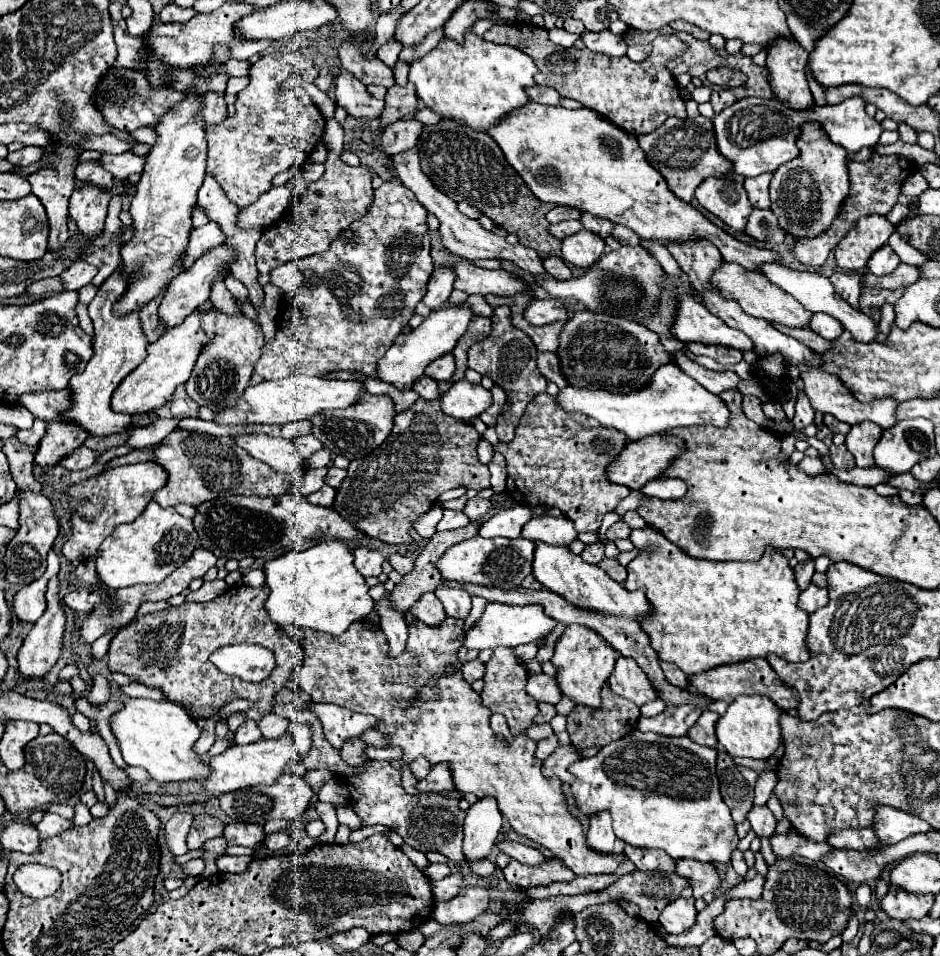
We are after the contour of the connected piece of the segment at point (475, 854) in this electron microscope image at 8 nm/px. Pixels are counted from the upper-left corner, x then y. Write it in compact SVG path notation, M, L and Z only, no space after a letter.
M482 798L466 810L464 854L466 860L480 860L490 854L502 828L502 814L492 798Z

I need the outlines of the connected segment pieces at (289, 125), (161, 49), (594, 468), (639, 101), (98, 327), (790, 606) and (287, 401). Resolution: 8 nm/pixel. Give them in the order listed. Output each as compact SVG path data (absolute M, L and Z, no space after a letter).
M274 52L262 56L258 62L250 66L250 84L236 96L236 114L226 118L218 126L210 126L206 130L208 140L208 168L206 172L216 178L216 182L222 186L226 196L240 208L256 202L256 198L272 188L272 178L278 172L284 172L288 168L302 166L308 156L312 154L314 146L322 140L324 134L324 116L312 102L312 98L304 92L304 88L294 88L284 94L278 92L278 86L288 80L292 74L300 74L306 68L312 68L314 60L298 54L298 52Z
M224 4L212 14L196 14L188 24L152 24L152 30L146 32L150 50L154 54L160 54L162 60L170 66L180 68L192 68L196 64L212 64L214 62L214 50L220 42L228 42L230 58L234 60L248 60L254 54L262 54L266 48L272 46L272 40L264 42L248 42L246 38L236 38L236 30L232 30L232 22L236 18L244 18L244 14L252 14L252 10L258 10L258 6L252 4Z
M540 394L532 400L520 418L516 438L508 444L498 442L496 450L502 452L508 466L506 494L518 504L526 506L552 506L568 516L578 532L596 532L606 512L614 510L622 498L630 494L626 486L608 482L606 468L622 448L626 436L614 428L604 428L596 420L566 414L556 408L550 394Z
M514 22L506 26L496 24L490 28L490 32L484 34L484 40L520 48L534 60L538 68L538 74L534 76L536 84L552 86L562 94L562 98L582 102L586 108L596 110L632 136L650 134L670 116L686 118L684 100L680 96L678 84L666 66L672 58L680 58L680 54L688 50L684 42L680 42L676 36L658 36L654 40L654 52L644 62L632 62L628 56L612 58L606 54L594 54L590 50L576 50L574 46L562 48L550 42L546 28L524 22Z
M118 268L100 288L96 298L88 304L88 314L94 324L94 356L86 364L84 372L74 374L70 380L72 390L72 408L62 412L62 418L72 420L86 428L92 436L108 436L116 434L124 428L128 428L130 416L120 416L110 406L110 396L116 390L116 386L126 378L128 372L132 372L144 358L146 358L146 346L148 338L140 324L140 310L128 312L128 316L118 316L114 312L116 300L122 298L128 290L128 276L124 274L124 268Z
M652 526L632 530L630 540L634 546L642 546L642 552L626 566L626 588L646 590L646 598L652 604L652 616L642 622L642 628L648 632L652 648L662 662L676 664L692 676L722 664L766 658L770 654L776 654L786 662L806 662L812 656L806 644L810 614L798 608L800 590L794 580L794 570L780 550L768 548L756 562L710 562L686 556Z
M294 374L284 380L264 380L260 384L248 386L244 398L230 410L218 412L218 424L288 424L296 420L310 420L314 414L324 410L354 406L364 392L364 382L360 380L332 380L320 376Z

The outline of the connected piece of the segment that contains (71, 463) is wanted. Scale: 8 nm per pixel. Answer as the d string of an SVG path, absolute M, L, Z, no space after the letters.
M80 446L72 454L68 454L68 458L62 458L60 464L68 470L82 470L82 468L92 466L96 462L96 458L98 458L98 454L94 450L86 448L86 446Z

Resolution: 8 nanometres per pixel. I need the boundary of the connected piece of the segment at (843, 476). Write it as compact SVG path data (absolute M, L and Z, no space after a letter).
M872 466L872 468L854 468L854 470L832 470L842 482L850 482L854 486L876 486L880 482L886 480L888 472L884 470L878 470L878 466Z

